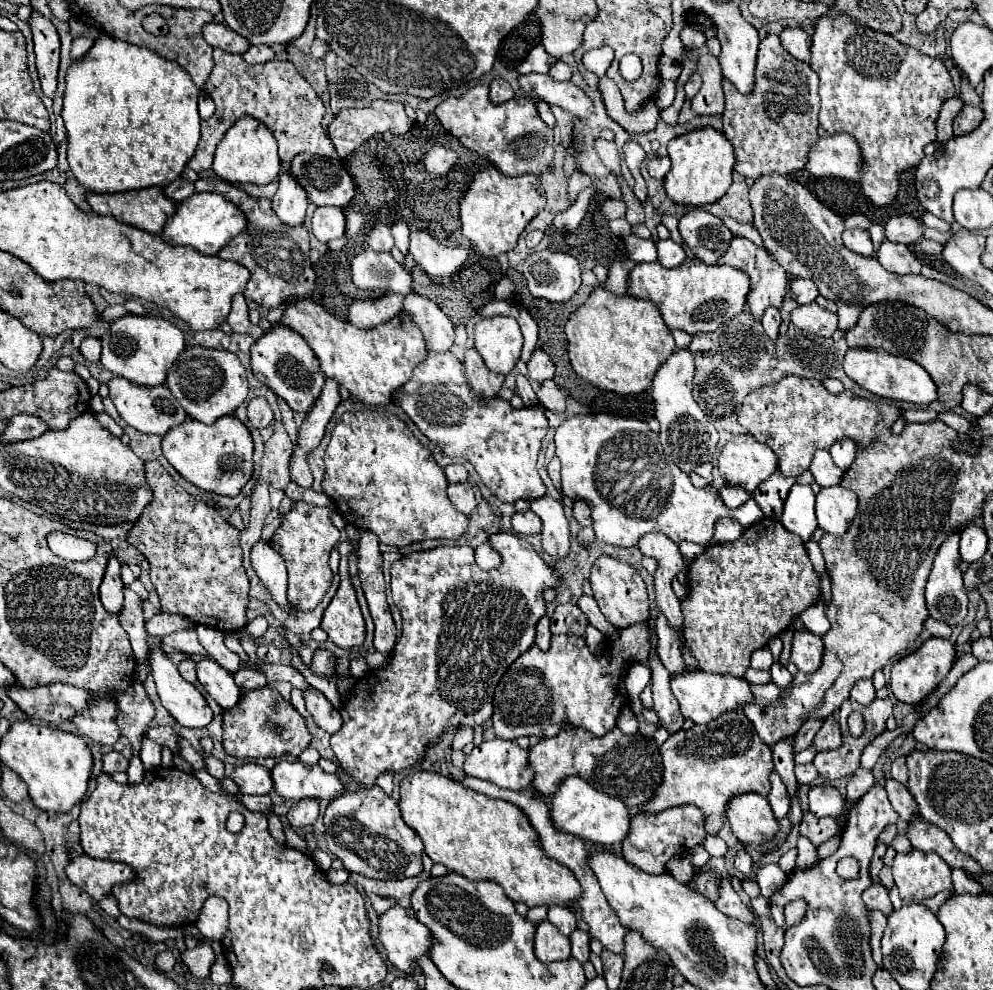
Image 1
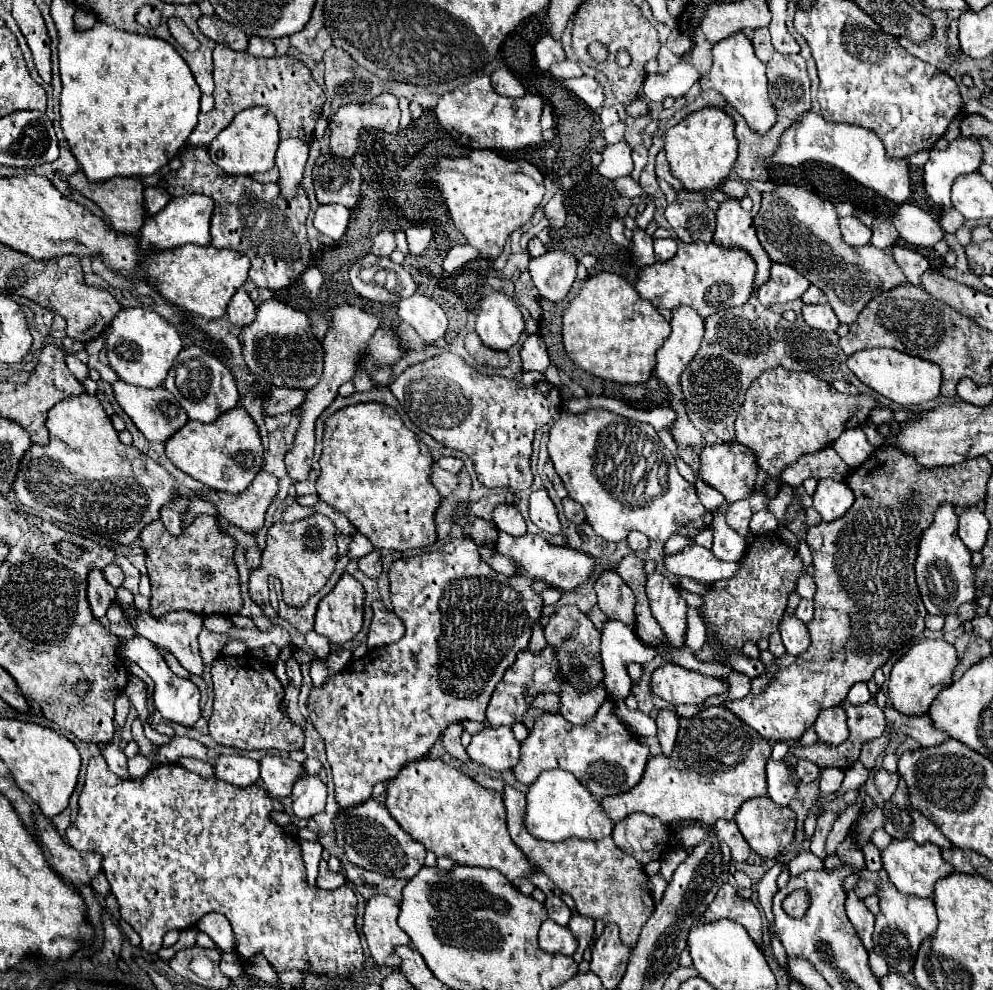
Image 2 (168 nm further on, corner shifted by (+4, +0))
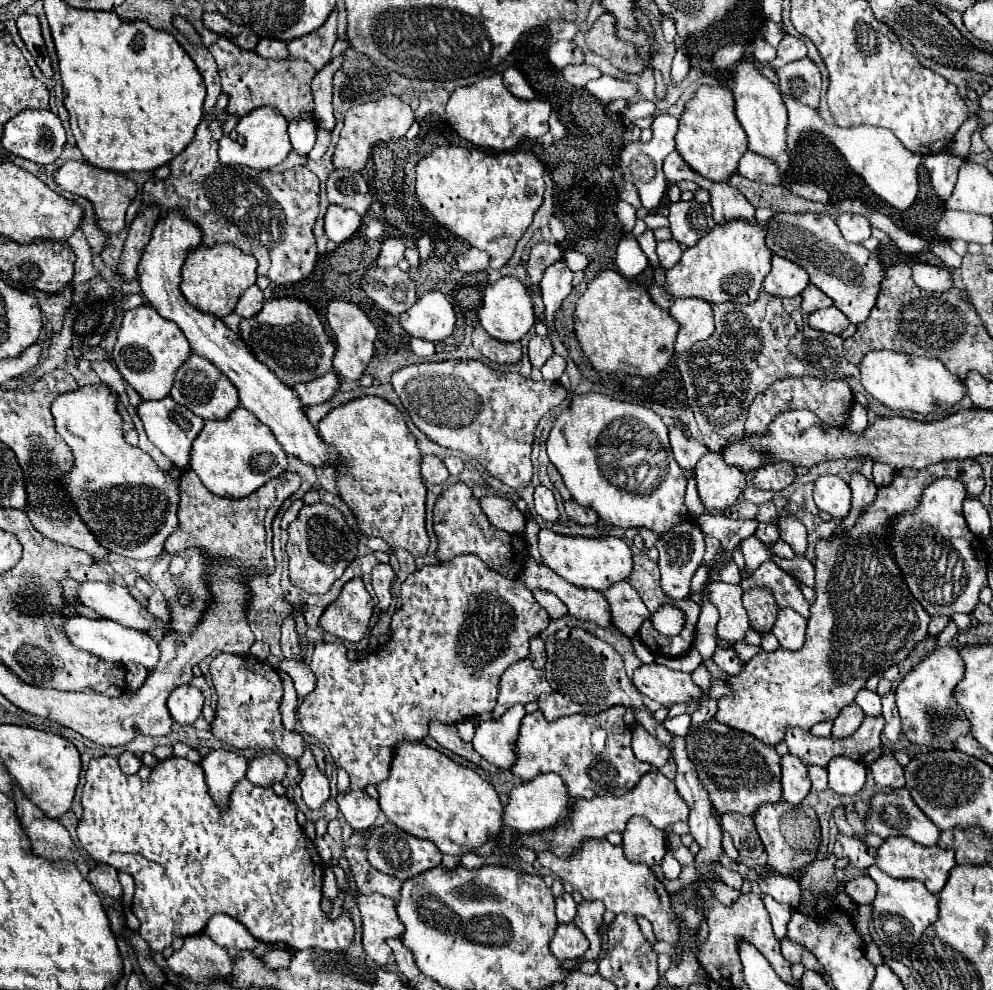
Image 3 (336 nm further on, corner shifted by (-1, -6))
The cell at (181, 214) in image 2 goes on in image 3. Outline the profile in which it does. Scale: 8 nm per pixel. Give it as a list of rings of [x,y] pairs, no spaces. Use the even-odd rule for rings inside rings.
[[[179,210],[169,212],[165,218],[159,218],[153,236],[149,244],[145,246],[145,252],[139,262],[139,284],[143,298],[167,320],[175,322],[183,334],[187,336],[191,350],[209,360],[211,364],[217,366],[221,374],[229,378],[229,382],[237,388],[239,392],[239,402],[245,406],[249,412],[253,412],[265,426],[271,428],[275,434],[277,442],[283,446],[283,450],[299,460],[303,464],[309,464],[313,468],[323,468],[323,466],[339,466],[339,454],[335,446],[327,446],[315,426],[307,420],[303,406],[299,402],[299,396],[293,392],[293,388],[285,386],[265,364],[261,364],[245,346],[241,336],[227,328],[221,318],[205,314],[197,308],[193,308],[187,298],[183,296],[179,284],[181,284],[181,266],[191,252],[191,248],[197,248],[201,244],[201,232],[195,224],[191,224]]]

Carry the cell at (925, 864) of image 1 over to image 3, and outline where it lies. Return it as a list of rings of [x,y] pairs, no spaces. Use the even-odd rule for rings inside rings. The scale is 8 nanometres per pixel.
[[[895,836],[895,838],[887,838],[879,848],[877,848],[877,866],[893,876],[893,878],[915,878],[921,880],[929,892],[939,894],[941,888],[945,886],[951,868],[955,866],[955,858],[953,858],[953,850],[943,850],[939,846],[919,846],[917,842],[913,842],[911,838],[903,838],[903,836]]]

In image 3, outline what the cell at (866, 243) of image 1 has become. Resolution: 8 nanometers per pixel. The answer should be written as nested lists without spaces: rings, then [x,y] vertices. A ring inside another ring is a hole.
[[[841,214],[837,218],[837,224],[841,228],[841,234],[845,240],[849,242],[863,242],[871,236],[871,226],[869,226],[869,220],[861,214]]]

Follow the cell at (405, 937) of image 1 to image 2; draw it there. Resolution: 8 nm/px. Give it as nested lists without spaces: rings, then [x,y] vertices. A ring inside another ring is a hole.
[[[372,896],[366,904],[364,912],[364,936],[368,942],[368,948],[372,952],[372,958],[380,966],[400,968],[398,954],[394,952],[396,946],[410,944],[410,938],[398,928],[398,912],[400,906],[390,896]]]

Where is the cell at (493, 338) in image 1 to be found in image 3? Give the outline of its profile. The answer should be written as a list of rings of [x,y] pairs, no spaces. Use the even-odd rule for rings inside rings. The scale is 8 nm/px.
[[[503,276],[497,282],[489,284],[485,288],[483,306],[479,310],[479,322],[497,340],[503,340],[503,342],[521,340],[529,332],[529,328],[535,324],[535,310],[529,296],[529,288],[521,284],[515,276]]]

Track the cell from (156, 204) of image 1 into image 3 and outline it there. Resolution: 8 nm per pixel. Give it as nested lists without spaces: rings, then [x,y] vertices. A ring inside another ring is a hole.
[[[67,160],[53,176],[53,180],[57,182],[57,186],[61,186],[65,192],[77,194],[87,198],[93,208],[95,208],[95,222],[97,226],[107,232],[107,234],[117,234],[125,228],[125,212],[127,206],[131,204],[131,200],[137,194],[137,186],[133,180],[129,180],[127,176],[115,174],[115,172],[105,172],[99,170],[97,166],[91,166],[85,160]]]

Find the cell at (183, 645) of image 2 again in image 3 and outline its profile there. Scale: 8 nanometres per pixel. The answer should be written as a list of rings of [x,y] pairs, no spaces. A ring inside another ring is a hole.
[[[81,582],[77,588],[77,598],[83,606],[95,610],[99,616],[119,622],[123,626],[131,626],[133,630],[155,630],[163,628],[165,632],[171,632],[167,624],[159,624],[151,618],[145,606],[141,606],[125,586],[119,586],[117,582],[105,584],[105,582]]]

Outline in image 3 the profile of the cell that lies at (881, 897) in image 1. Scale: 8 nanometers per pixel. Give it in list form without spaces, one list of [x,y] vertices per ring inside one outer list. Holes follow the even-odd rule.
[[[863,872],[861,876],[849,880],[845,884],[845,892],[851,896],[851,900],[855,904],[871,904],[873,898],[875,898],[875,892],[877,892],[877,886],[875,882],[869,878],[867,872]]]

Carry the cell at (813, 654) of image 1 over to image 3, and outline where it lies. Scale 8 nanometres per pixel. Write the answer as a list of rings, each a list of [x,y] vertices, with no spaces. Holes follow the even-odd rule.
[[[781,608],[771,632],[777,636],[783,648],[799,650],[805,642],[805,626],[807,626],[807,618],[803,618],[799,612]]]

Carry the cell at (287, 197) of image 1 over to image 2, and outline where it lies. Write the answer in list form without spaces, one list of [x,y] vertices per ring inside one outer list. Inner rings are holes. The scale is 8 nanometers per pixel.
[[[290,138],[280,142],[280,148],[276,152],[276,168],[280,170],[278,186],[284,200],[290,200],[290,196],[294,196],[294,190],[298,190],[298,186],[302,184],[302,172],[306,160],[308,160],[308,146],[302,140]]]

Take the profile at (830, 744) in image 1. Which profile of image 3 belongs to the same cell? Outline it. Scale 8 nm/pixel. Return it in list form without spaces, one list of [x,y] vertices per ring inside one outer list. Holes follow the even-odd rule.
[[[851,704],[851,706],[843,708],[839,712],[839,716],[835,718],[833,736],[835,738],[847,738],[847,736],[851,736],[861,726],[863,718],[865,718],[865,714],[863,714],[863,710],[859,710],[859,706]]]

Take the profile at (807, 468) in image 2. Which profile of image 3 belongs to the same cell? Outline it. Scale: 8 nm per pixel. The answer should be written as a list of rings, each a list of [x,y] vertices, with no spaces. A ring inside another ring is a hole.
[[[767,464],[753,474],[753,486],[761,490],[783,490],[795,480],[795,466],[791,464]]]

